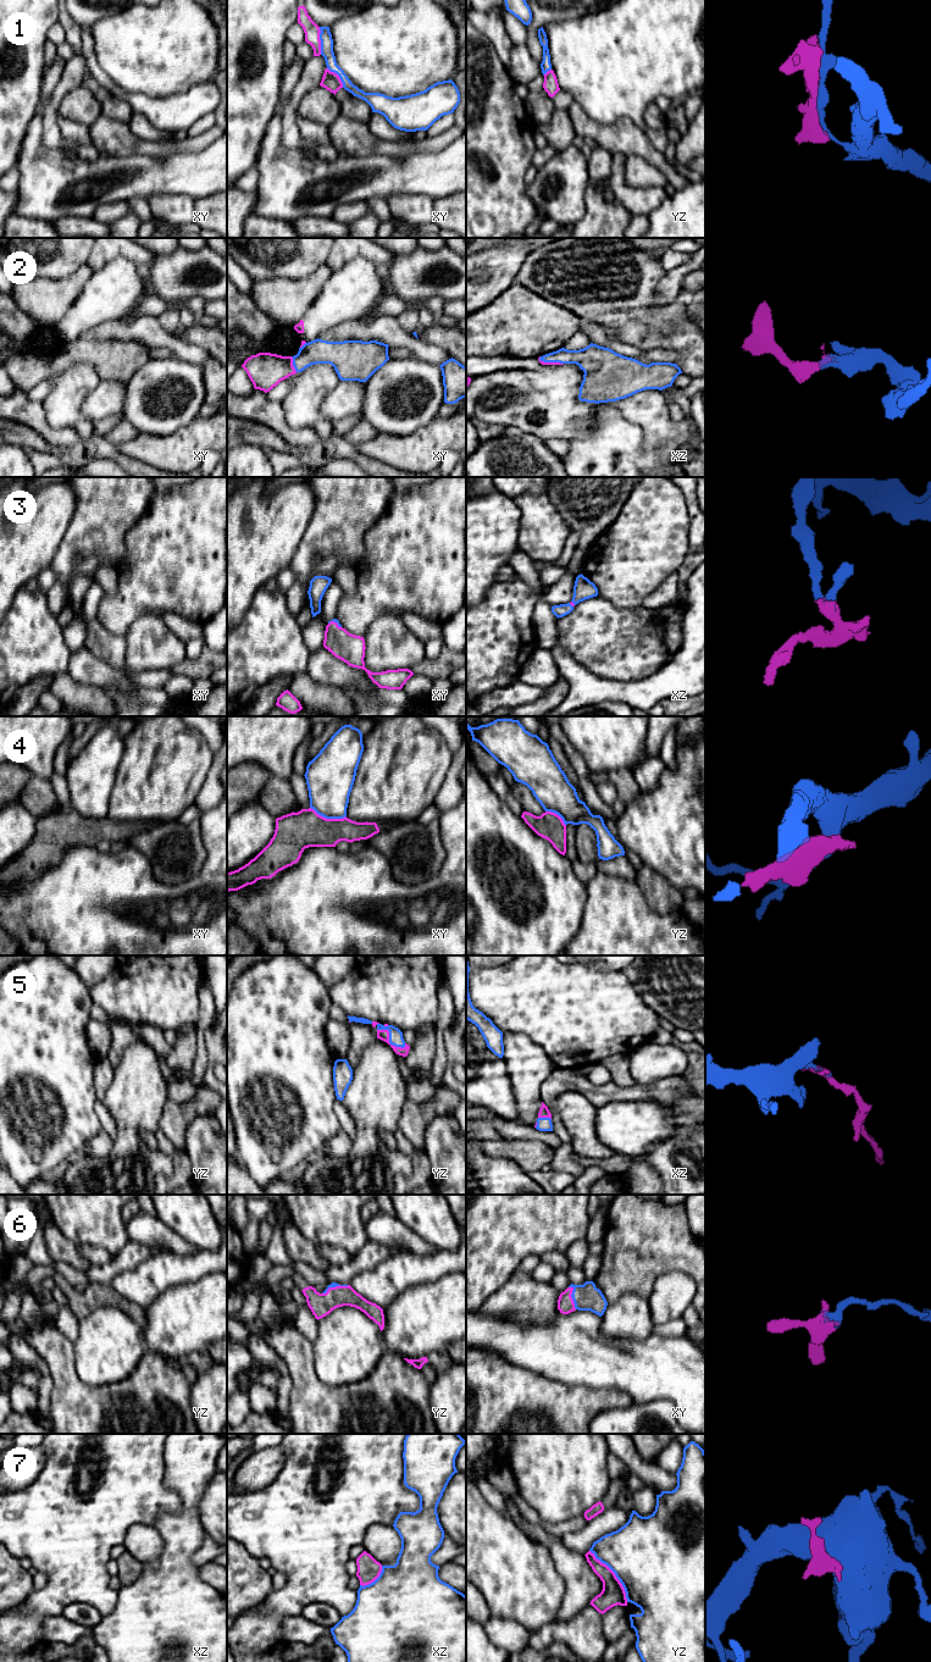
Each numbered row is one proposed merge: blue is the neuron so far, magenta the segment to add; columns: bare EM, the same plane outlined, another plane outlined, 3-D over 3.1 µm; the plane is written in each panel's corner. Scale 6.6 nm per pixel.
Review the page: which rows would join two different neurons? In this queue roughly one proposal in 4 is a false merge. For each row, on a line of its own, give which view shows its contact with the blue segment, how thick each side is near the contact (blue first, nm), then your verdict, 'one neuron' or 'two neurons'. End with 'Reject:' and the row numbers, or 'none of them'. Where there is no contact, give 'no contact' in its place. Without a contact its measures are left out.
1: meets blue in xy; 80 nm thick on the blue side, 100 nm on the other; one neuron
2: meets blue in xy; 160 nm thick on the blue side, 240 nm on the other; one neuron
3: meets blue in xy; 20 nm thick on the blue side, 190 nm on the other; one neuron
4: meets blue in xy; 300 nm thick on the blue side, 260 nm on the other; two neurons
5: meets blue in yz; 100 nm thick on the blue side, 70 nm on the other; one neuron
6: meets blue in xy; 180 nm thick on the blue side, 110 nm on the other; one neuron
7: meets blue in yz; 500 nm thick on the blue side, 160 nm on the other; two neurons
Reject: 4, 7

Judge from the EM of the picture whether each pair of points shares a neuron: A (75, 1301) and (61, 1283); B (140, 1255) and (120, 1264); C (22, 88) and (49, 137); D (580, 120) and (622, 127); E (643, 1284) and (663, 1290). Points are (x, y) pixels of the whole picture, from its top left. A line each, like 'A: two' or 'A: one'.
A: one
B: one
C: two
D: one
E: two

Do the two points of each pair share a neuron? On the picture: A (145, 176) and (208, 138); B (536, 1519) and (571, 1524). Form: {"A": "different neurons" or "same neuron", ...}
{"A": "different neurons", "B": "same neuron"}

